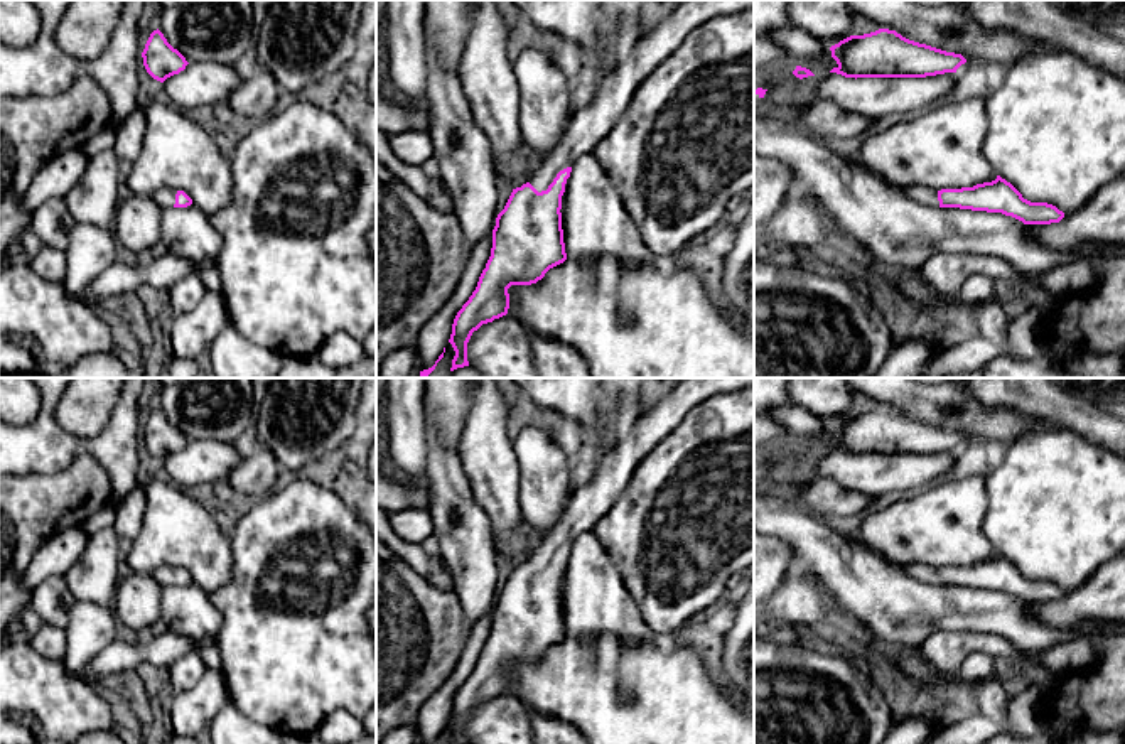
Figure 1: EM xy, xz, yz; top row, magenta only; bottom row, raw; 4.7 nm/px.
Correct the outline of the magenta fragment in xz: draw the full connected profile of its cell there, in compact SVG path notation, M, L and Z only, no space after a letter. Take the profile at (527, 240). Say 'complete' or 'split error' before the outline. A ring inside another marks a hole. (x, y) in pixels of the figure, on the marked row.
split error; M685 0L656 29L641 35L631 57L606 74L592 101L579 110L557 145L557 148L536 167L533 179L521 187L513 189L504 209L496 218L493 229L491 256L482 270L477 287L469 300L457 312L449 342L455 356L450 371L469 366L467 342L474 331L482 324L493 322L508 314L511 285L531 285L545 273L567 260L563 229L562 229L562 196L572 165L579 157L589 154L612 130L616 121L626 111L639 84L683 42L683 39L707 20L722 13L737 13L751 10L754 0Z

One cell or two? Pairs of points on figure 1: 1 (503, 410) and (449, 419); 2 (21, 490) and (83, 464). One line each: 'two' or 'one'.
1: two
2: one

